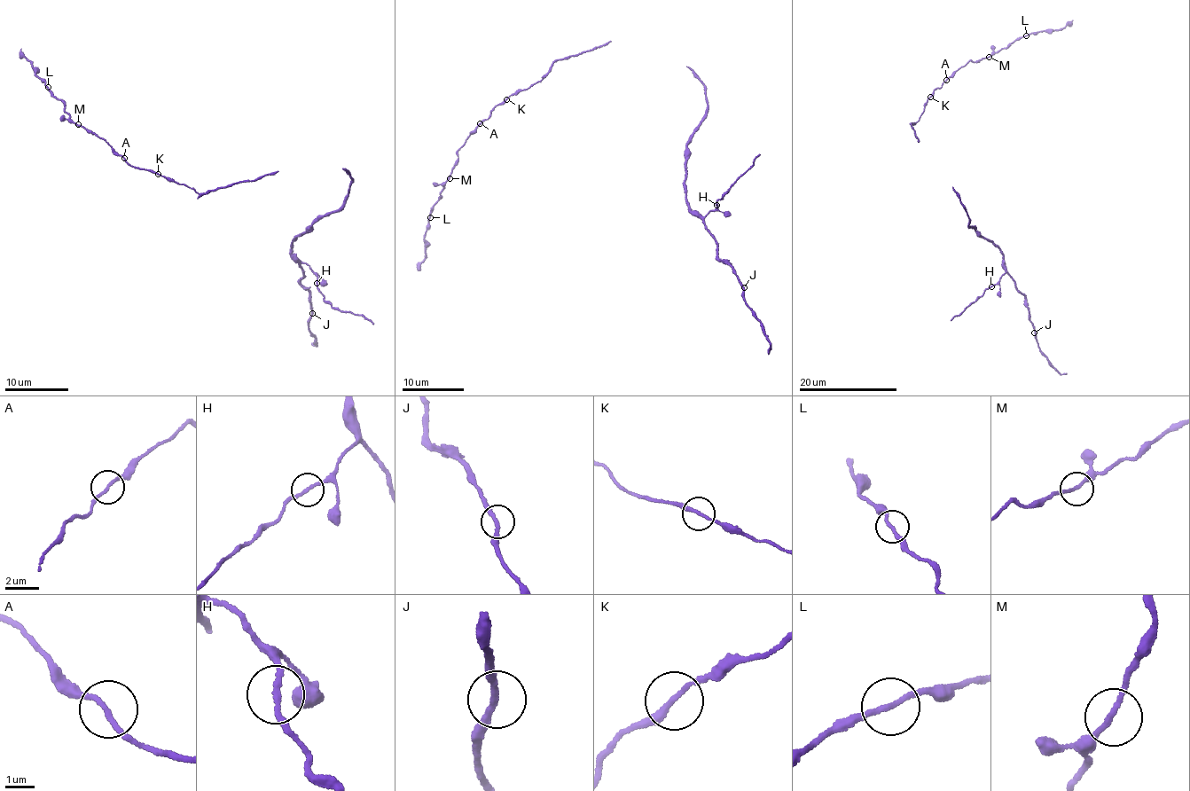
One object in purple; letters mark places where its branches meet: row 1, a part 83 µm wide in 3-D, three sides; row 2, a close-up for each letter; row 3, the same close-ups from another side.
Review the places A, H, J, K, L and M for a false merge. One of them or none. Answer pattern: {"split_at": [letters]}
{"split_at": []}

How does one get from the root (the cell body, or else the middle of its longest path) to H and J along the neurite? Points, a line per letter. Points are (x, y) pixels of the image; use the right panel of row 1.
H: (952, 186), (966, 213), (967, 225), (993, 243), (1002, 254), (1006, 270), (990, 286)
J: (952, 186), (966, 213), (967, 225), (1001, 252), (1003, 267), (1014, 283), (1016, 290), (1026, 299), (1034, 332)

